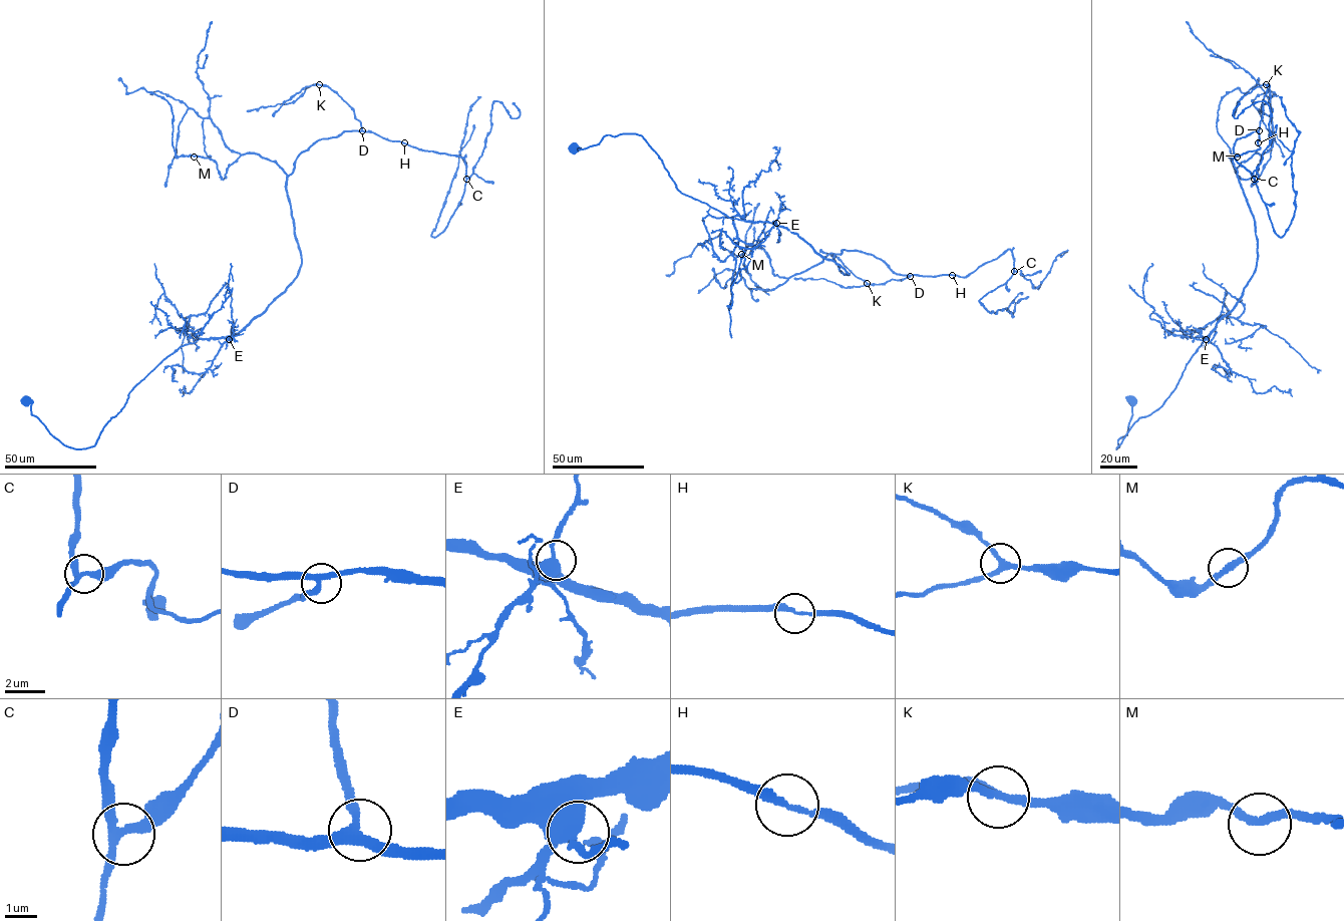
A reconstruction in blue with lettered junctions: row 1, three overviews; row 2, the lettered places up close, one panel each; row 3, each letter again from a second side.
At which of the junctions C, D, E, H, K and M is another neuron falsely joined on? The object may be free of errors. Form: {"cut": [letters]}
{"cut": []}

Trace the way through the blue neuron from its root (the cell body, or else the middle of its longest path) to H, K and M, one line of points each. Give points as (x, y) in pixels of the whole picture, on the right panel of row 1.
H: (1133, 402), (1116, 448), (1161, 405), (1253, 275), (1254, 220), (1233, 156), (1238, 138), (1258, 130), (1258, 143)
K: (1133, 402), (1116, 448), (1177, 387), (1255, 269), (1254, 220), (1233, 156), (1236, 140), (1259, 128), (1266, 84)
M: (1133, 402), (1116, 448), (1177, 387), (1255, 269), (1236, 169), (1260, 156), (1247, 180), (1237, 156)

